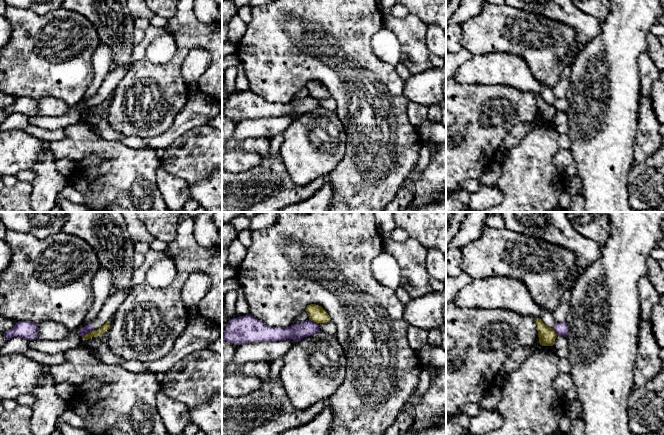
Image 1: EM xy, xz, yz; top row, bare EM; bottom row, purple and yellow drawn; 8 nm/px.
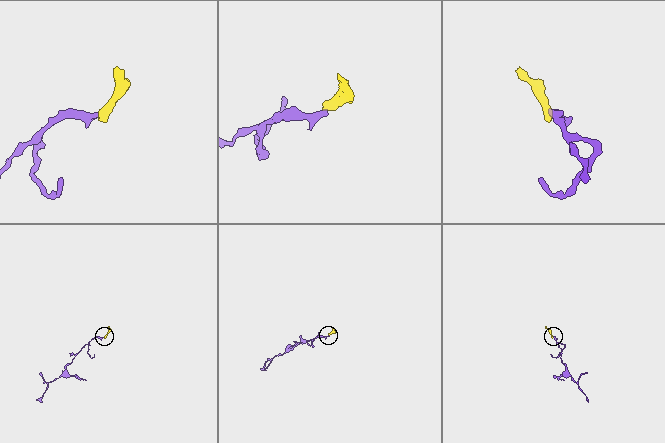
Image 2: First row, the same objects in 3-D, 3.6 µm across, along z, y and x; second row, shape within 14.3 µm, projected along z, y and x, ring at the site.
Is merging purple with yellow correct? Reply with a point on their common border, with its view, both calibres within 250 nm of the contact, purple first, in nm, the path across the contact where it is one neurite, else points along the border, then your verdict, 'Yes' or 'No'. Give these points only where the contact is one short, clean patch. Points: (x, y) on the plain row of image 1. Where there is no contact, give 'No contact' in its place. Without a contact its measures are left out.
Touches purple at xy (88, 108). Thickness 70 nm (purple) against 60 nm. Boundary: xy (94, 106), (82, 114). No

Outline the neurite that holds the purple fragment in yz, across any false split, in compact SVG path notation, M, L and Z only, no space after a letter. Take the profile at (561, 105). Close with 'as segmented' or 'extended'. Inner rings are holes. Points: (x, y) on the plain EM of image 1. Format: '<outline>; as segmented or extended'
M556 98L555 101L553 102L553 106L557 110L557 112L567 113L569 104L568 104L566 98L563 98L563 99Z; as segmented

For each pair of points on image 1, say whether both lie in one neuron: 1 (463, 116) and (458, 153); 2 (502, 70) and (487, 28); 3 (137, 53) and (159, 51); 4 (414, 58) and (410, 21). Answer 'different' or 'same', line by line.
1: same
2: different
3: different
4: same

